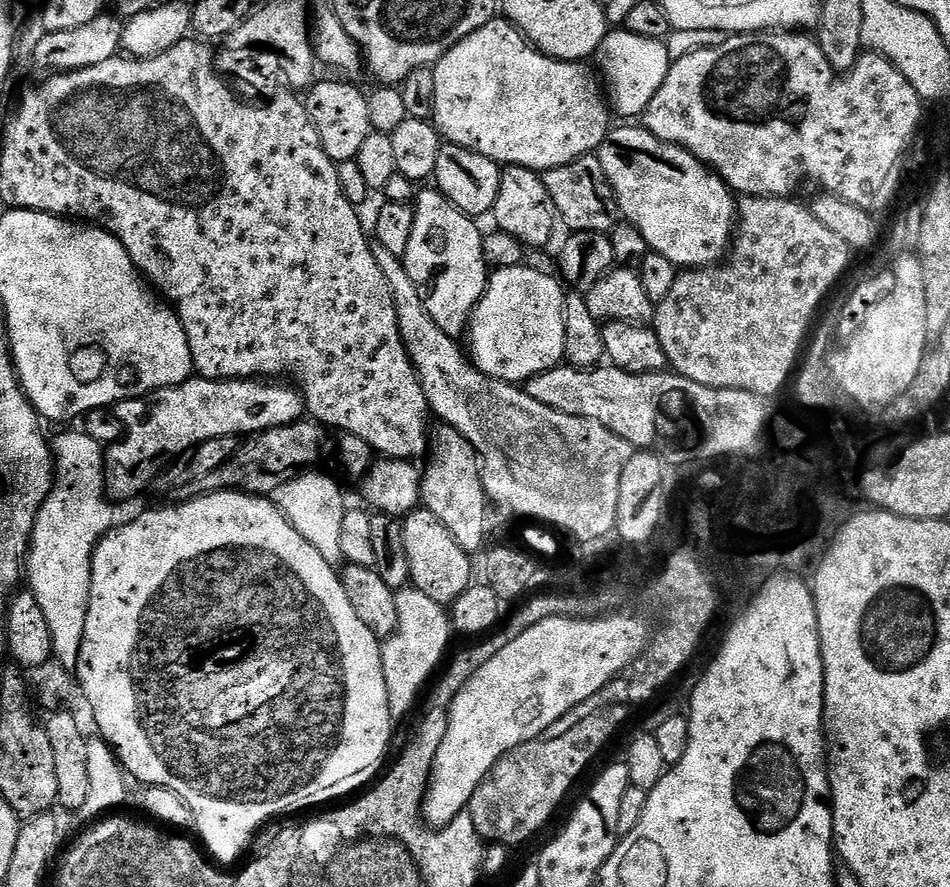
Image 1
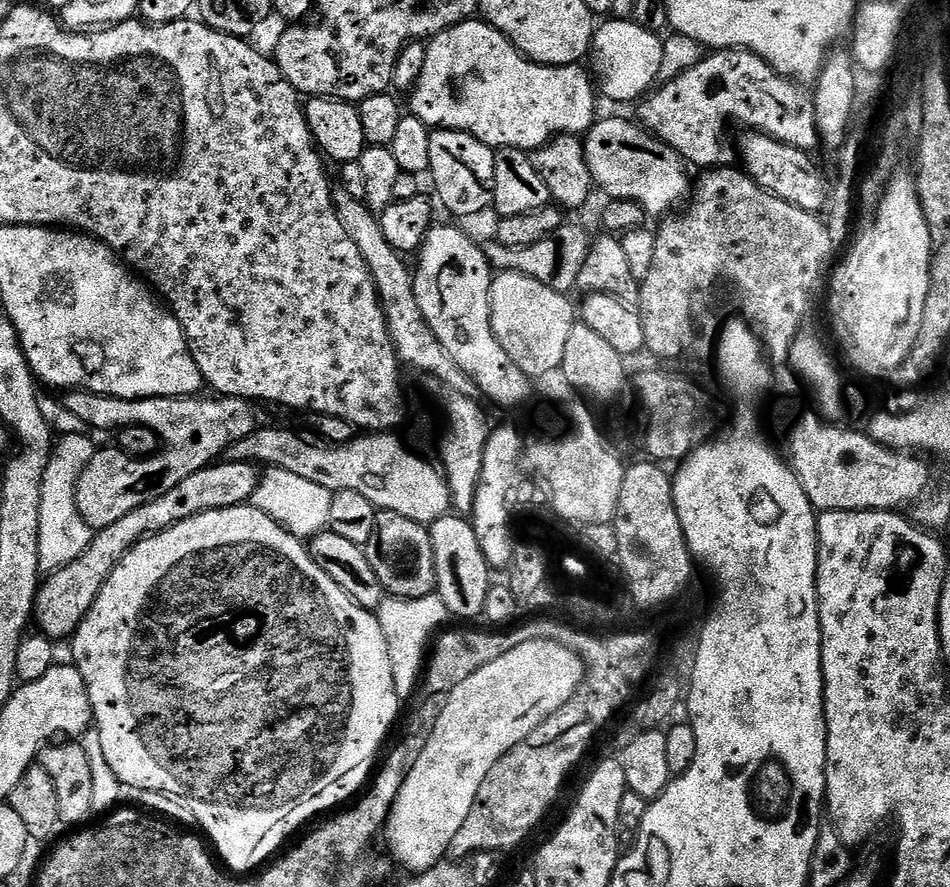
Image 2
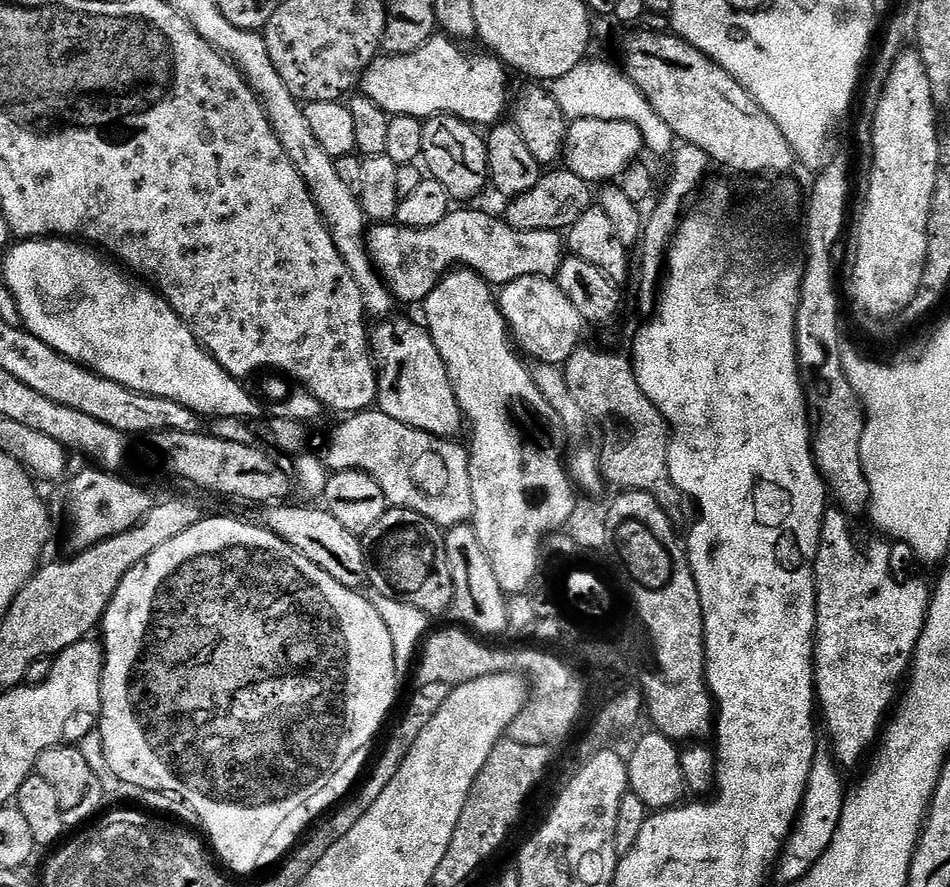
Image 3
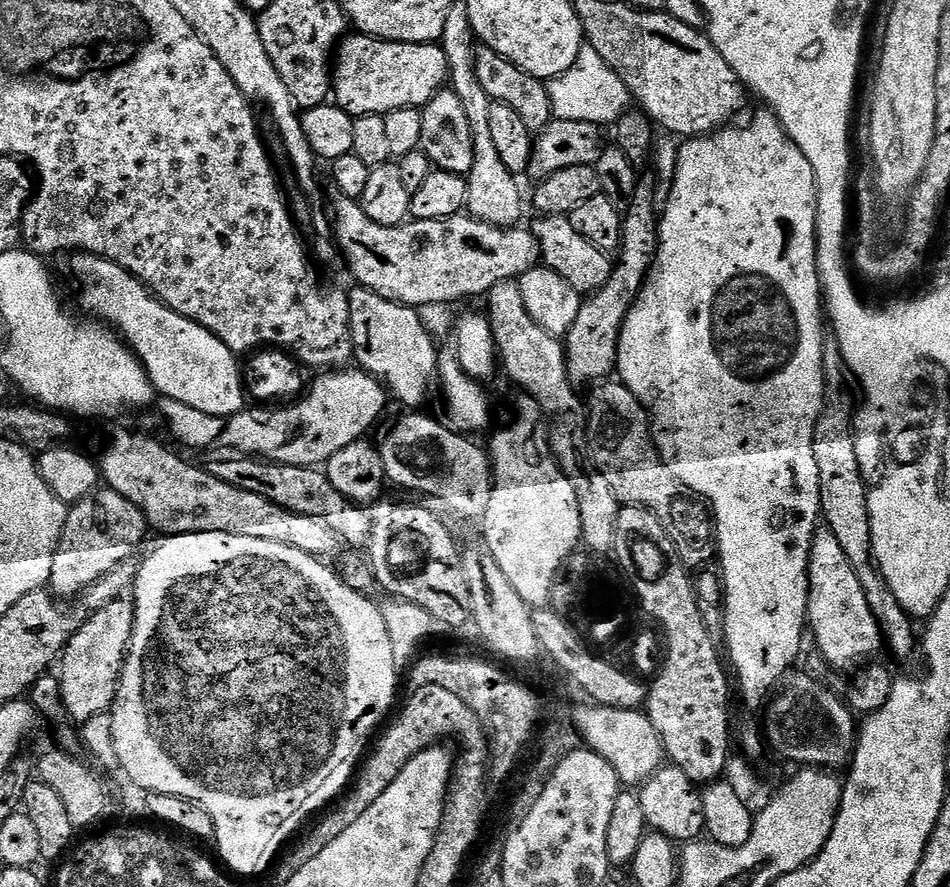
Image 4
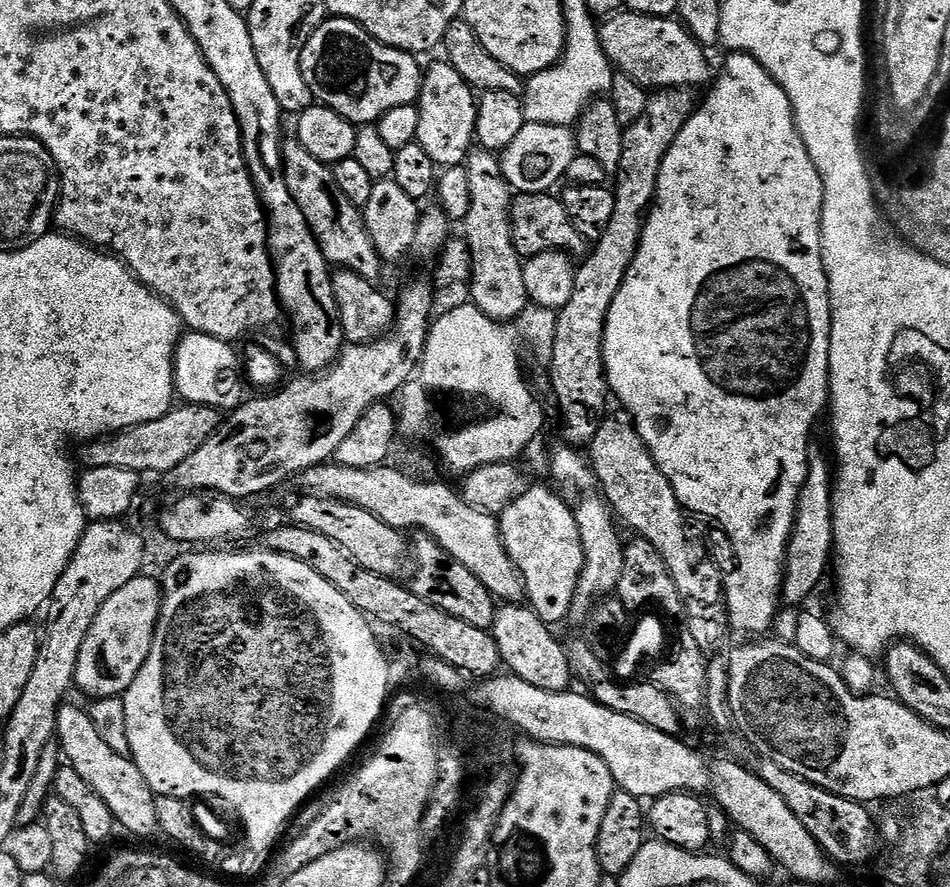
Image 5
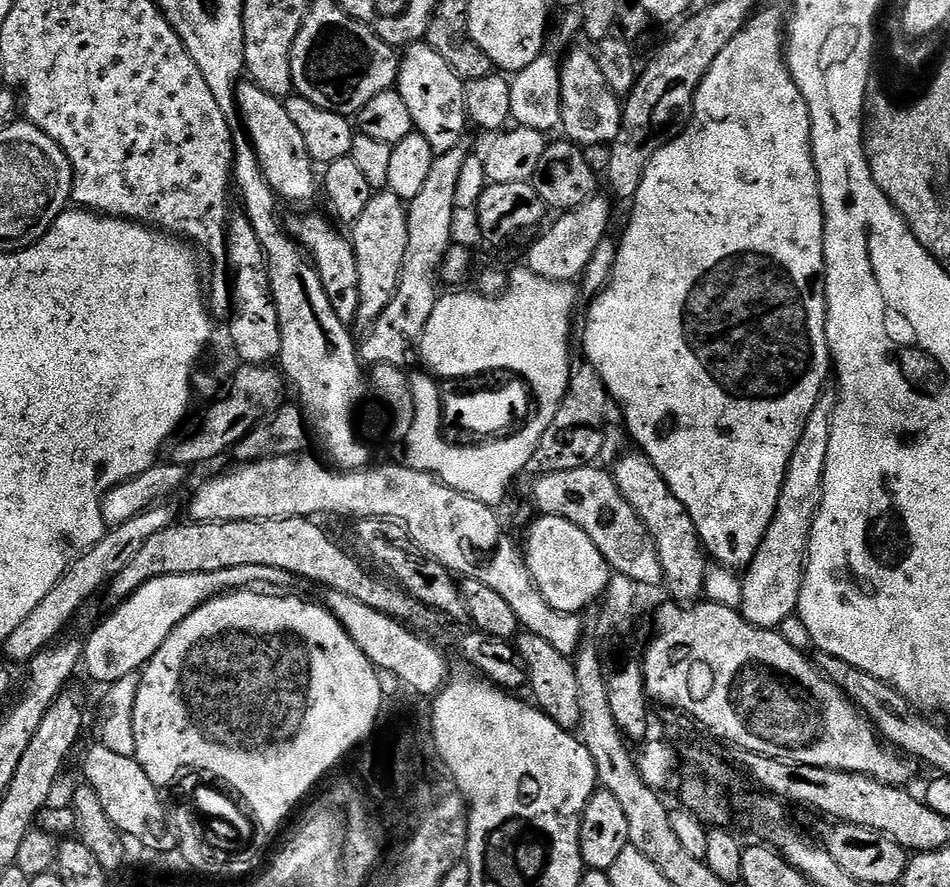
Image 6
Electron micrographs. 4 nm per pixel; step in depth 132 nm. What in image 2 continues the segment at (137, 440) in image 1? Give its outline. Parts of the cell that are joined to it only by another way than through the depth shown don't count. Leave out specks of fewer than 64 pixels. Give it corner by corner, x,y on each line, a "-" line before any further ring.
83,390
69,391
67,396
73,418
92,428
119,430
140,424
155,433
162,443
159,451
143,458
127,456
115,446
101,447
90,458
77,476
76,501
82,518
86,518
94,530
114,526
114,522
126,518
130,510
172,490
183,479
217,461
229,445
269,423
259,403
236,397
155,396
123,400

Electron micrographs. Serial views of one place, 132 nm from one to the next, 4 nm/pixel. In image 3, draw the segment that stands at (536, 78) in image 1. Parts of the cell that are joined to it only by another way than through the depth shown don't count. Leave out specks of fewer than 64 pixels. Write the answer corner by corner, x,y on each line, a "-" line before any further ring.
433,35
416,52
410,52
407,56
395,54
381,54
372,63
362,77
362,92
382,110
388,112
389,117
413,116
425,121
430,116
457,116
459,120
465,120
467,124
481,126
495,126
501,123
503,114
510,104
510,92
508,96
508,76
510,72
505,65
501,64
495,56
483,54
484,56
467,56
457,41
443,35

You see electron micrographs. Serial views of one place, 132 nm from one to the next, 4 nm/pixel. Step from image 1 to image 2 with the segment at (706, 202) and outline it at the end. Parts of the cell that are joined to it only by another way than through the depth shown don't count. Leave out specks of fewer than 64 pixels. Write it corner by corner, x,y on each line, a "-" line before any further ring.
612,116
609,120
604,118
597,119
596,123
588,129
583,137
584,153
588,169
592,175
593,185
605,192
608,198
613,200
629,200
637,203
644,208
649,217
660,218
665,214
671,213
672,208
680,199
687,197
690,192
690,180
688,184
688,172
685,161
681,160
680,155
672,149
669,144
663,144
657,140
651,132
643,127
631,124
628,120
619,120
618,117

